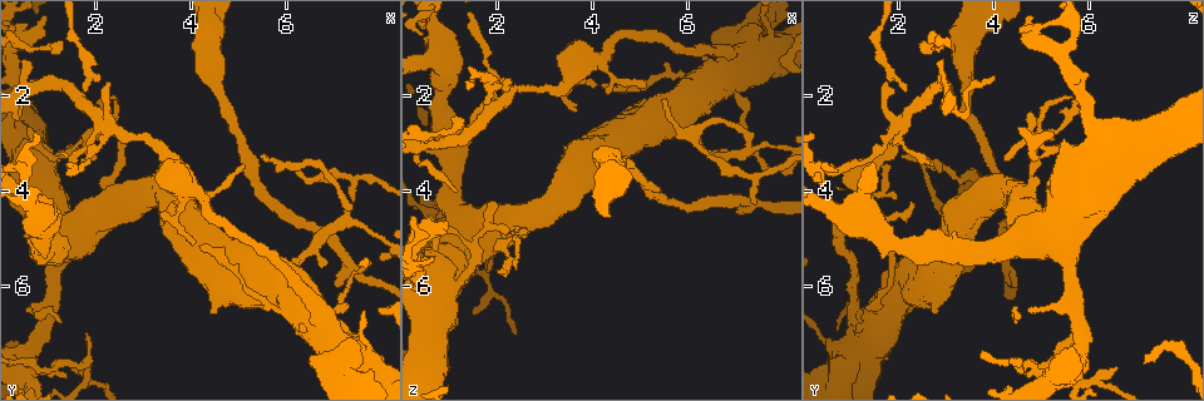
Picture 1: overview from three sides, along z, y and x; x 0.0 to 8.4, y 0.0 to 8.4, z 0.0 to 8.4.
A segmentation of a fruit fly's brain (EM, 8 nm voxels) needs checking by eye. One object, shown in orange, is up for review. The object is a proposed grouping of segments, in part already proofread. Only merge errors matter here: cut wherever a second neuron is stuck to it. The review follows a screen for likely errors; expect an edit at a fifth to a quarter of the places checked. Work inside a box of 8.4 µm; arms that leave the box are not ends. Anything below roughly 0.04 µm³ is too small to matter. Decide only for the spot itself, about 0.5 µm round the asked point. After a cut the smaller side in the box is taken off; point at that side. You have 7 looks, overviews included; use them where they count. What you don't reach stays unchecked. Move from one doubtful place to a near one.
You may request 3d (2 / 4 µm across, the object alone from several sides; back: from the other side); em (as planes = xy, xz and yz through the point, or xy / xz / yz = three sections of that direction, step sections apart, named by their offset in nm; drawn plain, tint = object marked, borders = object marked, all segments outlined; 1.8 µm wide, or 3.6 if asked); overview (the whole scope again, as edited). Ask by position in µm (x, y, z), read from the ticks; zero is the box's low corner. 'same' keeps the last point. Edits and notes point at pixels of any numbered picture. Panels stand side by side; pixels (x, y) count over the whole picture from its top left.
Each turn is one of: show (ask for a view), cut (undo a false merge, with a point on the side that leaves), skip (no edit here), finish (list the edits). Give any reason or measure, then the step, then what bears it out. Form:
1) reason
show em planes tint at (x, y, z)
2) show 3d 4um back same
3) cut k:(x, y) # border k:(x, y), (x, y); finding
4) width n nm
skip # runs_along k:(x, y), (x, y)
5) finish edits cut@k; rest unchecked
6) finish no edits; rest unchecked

calibre changes
show em 3.6um planes tint at (2.85, 2.90, 1.85)

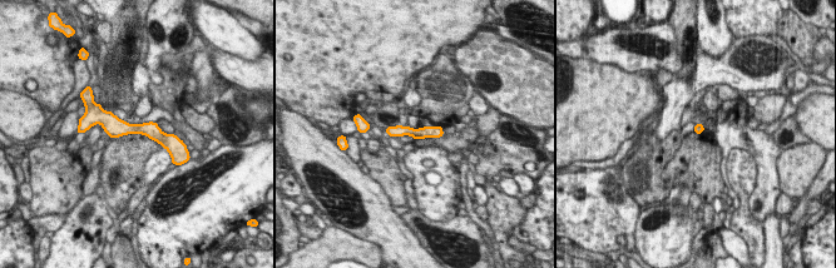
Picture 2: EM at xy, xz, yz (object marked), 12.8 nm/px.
skip # runs_along 2:(100, 119), (169, 138); one neuron here

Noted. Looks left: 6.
a narrow waist
show em planes tint at (2.35, 4.05, 4.65)

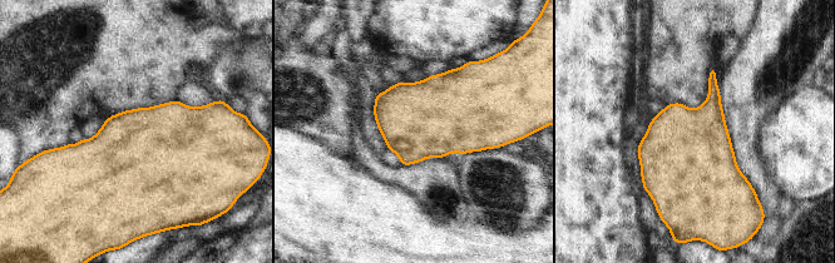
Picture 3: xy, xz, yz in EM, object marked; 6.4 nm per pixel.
width 500 nm
skip # continuous, no second neuron

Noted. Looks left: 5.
show em 3.6um planes tint at (7.25, 7.50, 0.85)

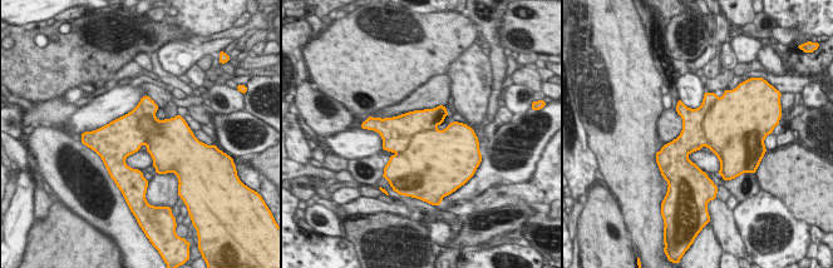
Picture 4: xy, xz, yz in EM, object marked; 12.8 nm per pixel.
cut 4:(693, 138) # border 4:(718, 99), (703, 120), (705, 145); two neurons meet here

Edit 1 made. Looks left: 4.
finish edits cut@4; rest unchecked

